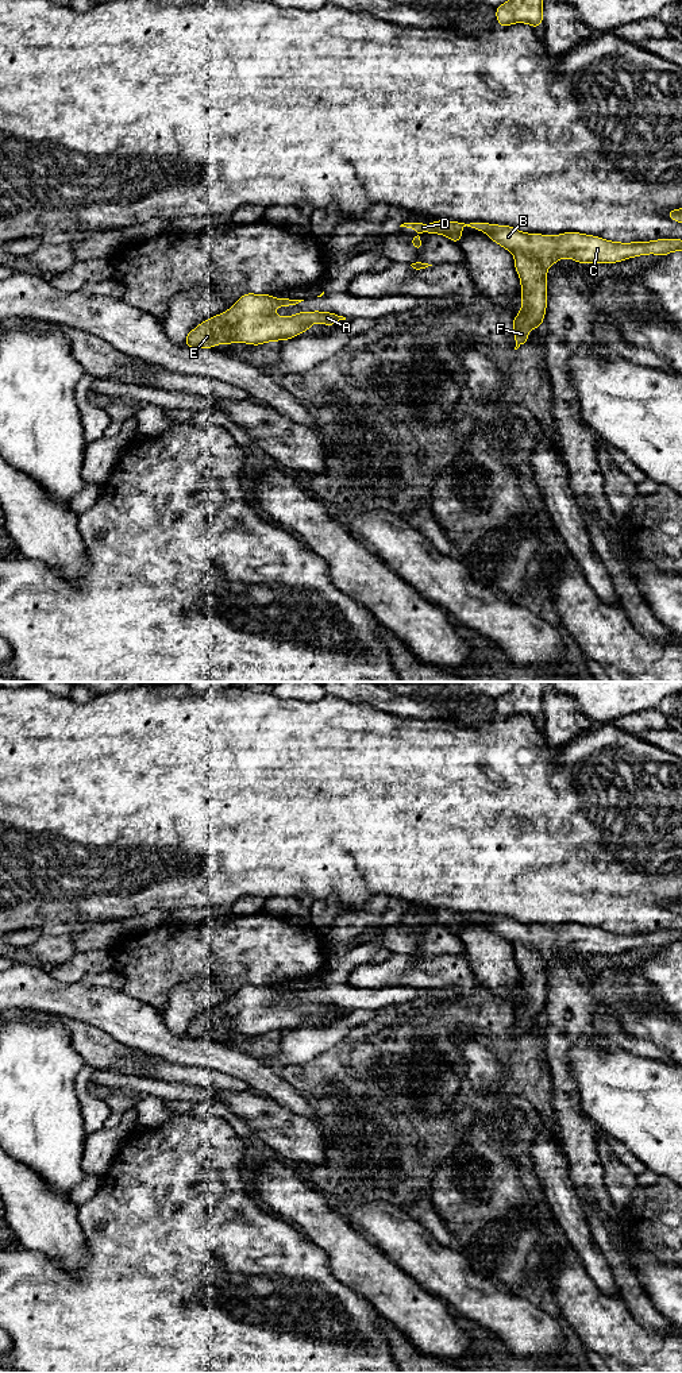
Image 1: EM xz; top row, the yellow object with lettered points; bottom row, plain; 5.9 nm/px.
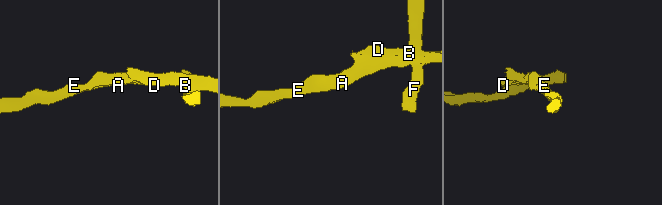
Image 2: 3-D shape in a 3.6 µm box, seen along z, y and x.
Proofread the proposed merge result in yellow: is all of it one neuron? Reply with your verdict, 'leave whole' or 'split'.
split

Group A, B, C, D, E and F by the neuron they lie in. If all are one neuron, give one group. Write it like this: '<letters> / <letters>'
A B C D E / F

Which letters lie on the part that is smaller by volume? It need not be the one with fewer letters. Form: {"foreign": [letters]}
{"foreign": ["F"]}

